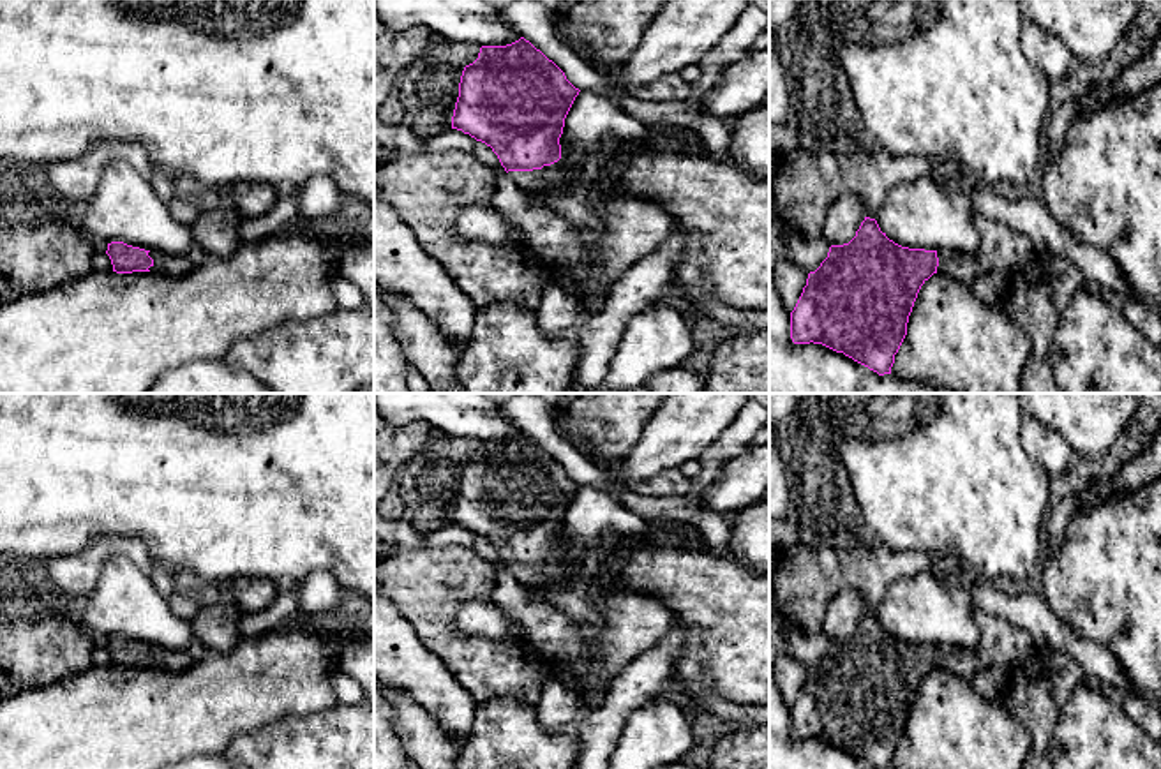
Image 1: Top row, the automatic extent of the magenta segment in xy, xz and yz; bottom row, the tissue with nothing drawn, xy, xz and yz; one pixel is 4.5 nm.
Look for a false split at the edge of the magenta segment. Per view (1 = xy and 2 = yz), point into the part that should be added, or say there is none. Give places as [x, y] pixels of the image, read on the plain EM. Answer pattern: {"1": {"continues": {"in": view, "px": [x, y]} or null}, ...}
{"1": {"continues": {"in": "xy", "px": [168, 660]}}, "2": {"continues": {"in": "yz", "px": [964, 662]}}}

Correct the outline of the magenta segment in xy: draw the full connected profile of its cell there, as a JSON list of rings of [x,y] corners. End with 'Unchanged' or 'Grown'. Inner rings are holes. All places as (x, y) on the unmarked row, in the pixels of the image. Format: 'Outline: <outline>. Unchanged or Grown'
Outline: [[[124,637],[108,638],[106,649],[109,651],[113,667],[116,668],[154,667],[169,672],[182,672],[196,660],[194,651],[166,651]]]. Grown

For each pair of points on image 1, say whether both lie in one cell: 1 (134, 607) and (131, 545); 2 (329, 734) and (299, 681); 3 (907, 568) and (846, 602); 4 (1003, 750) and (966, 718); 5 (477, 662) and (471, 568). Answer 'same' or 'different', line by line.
1: different
2: different
3: different
4: same
5: same

